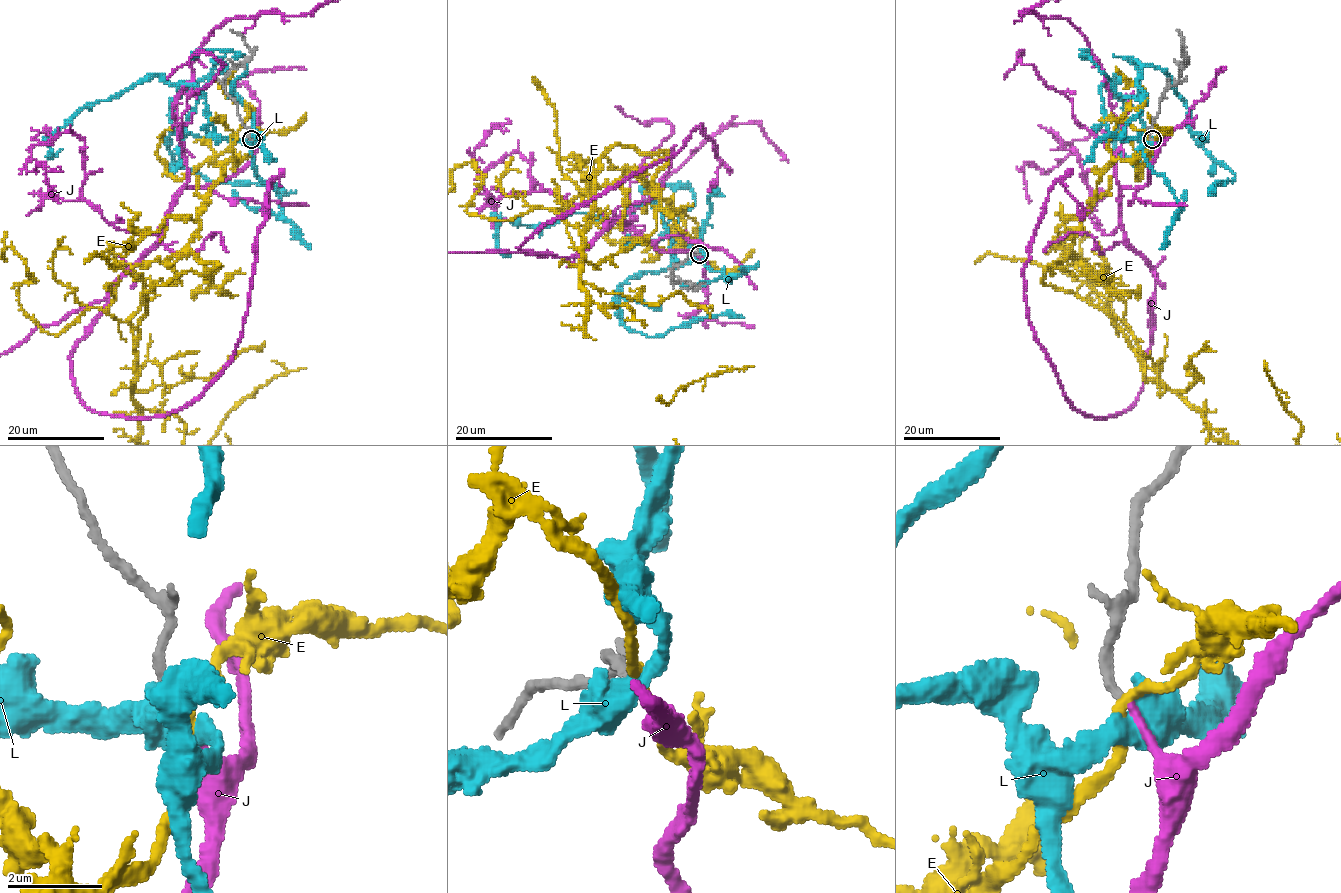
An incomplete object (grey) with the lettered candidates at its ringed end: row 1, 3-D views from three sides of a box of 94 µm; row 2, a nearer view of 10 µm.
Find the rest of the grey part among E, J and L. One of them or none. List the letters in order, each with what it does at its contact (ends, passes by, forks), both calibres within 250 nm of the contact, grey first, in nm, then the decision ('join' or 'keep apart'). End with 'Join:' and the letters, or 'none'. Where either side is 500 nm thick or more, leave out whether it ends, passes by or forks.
E: it passes by; calibres 200 and 220 nm; keep apart
J: it ends; calibres 200 and 170 nm; join
L: it forks; calibres 190 and 480 nm; keep apart
Join: J

